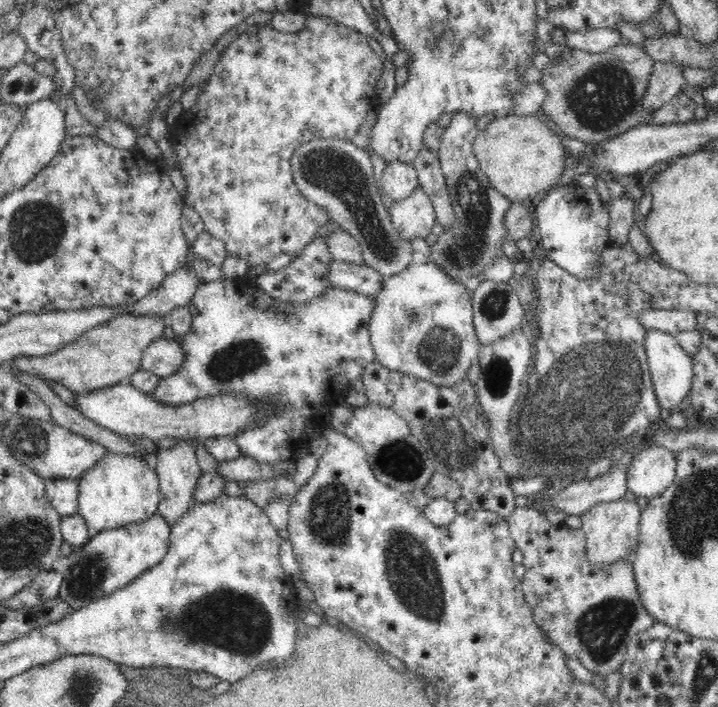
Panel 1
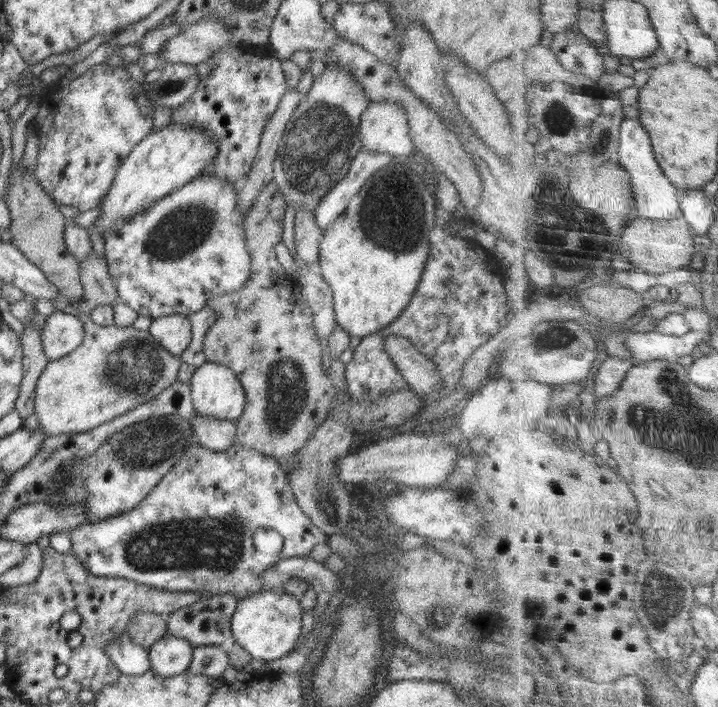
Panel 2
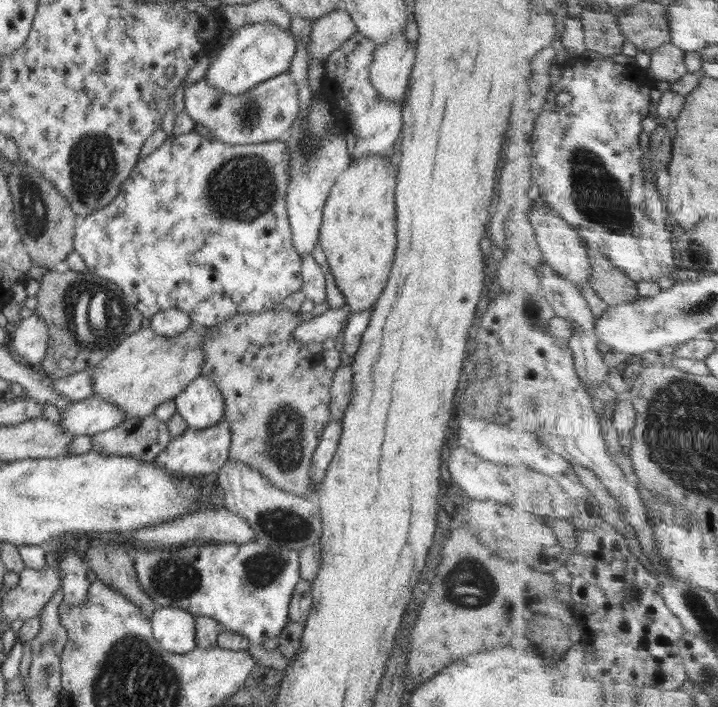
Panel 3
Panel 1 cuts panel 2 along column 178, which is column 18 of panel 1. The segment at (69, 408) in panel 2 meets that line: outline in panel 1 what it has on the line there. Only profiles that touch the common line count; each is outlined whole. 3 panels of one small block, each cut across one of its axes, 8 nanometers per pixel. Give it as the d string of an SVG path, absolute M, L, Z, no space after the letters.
M122 313L114 320L82 334L76 341L61 350L44 357L20 356L7 365L14 376L20 373L36 375L46 381L57 381L73 394L90 394L112 385L130 380L132 374L141 368L141 359L146 348L157 339L163 338L166 317L156 313Z

